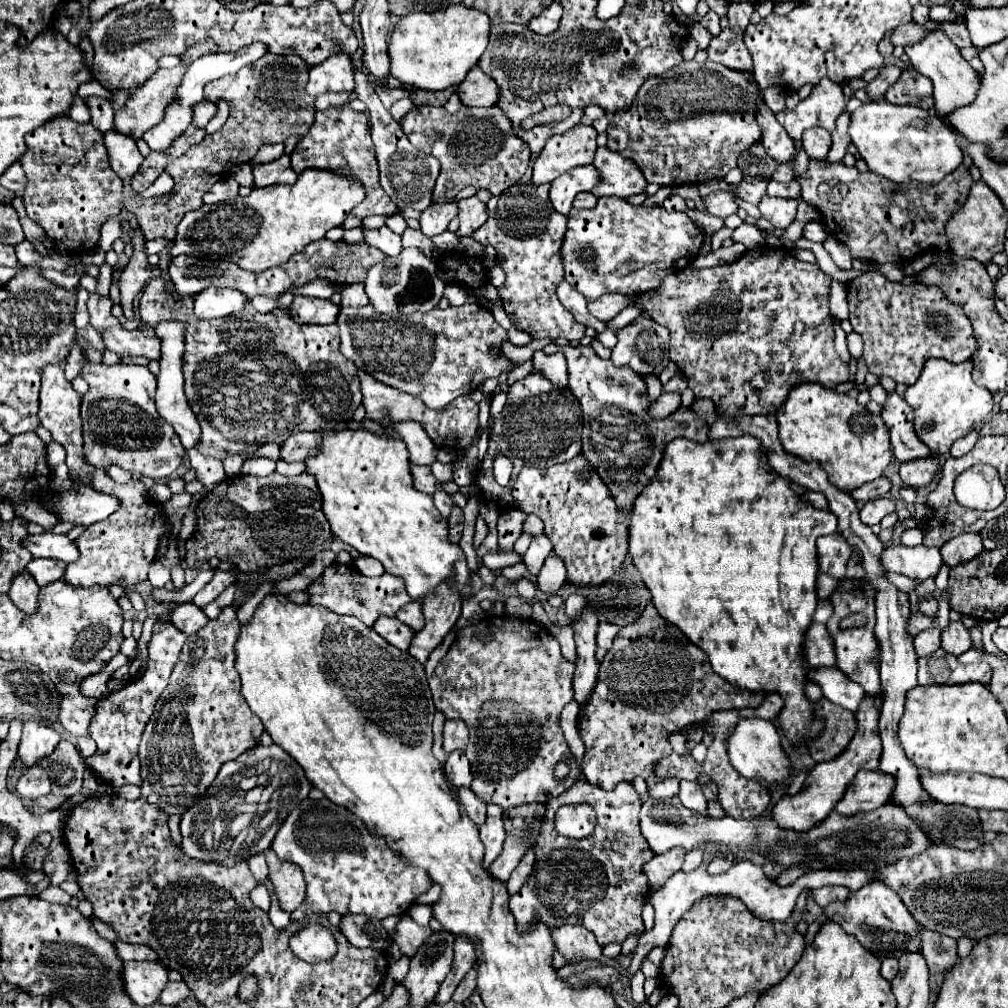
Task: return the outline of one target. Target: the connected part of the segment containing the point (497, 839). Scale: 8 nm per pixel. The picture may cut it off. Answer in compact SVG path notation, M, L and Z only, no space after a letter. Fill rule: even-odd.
M487 805L487 821L483 823L483 827L479 827L481 843L485 845L483 867L489 867L499 857L499 851L503 851L505 831L503 831L501 813L503 809L499 805Z

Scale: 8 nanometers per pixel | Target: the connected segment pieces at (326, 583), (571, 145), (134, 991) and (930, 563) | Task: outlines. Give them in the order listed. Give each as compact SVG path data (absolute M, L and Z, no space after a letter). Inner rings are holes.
M331 565L323 571L321 577L313 581L313 585L307 589L311 595L313 605L323 605L339 615L353 615L359 621L363 621L367 627L371 627L379 617L395 617L395 613L411 603L413 599L407 595L407 589L403 587L403 579L395 575L381 575L381 577L365 577L361 575L353 565Z
M577 125L563 135L555 135L547 141L533 165L531 183L551 183L565 171L593 163L597 149L597 131L589 125Z
M131 961L123 965L123 981L131 999L139 1007L159 1001L161 991L169 983L167 969L159 961Z
M889 545L881 555L881 563L887 571L907 575L909 579L915 579L915 581L935 577L943 565L939 549L925 547L925 545L919 545L919 547Z

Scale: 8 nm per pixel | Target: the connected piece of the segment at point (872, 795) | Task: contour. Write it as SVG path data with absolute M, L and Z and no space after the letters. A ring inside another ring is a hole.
M859 771L833 811L845 817L857 815L859 811L873 811L889 801L893 787L895 779L891 775L881 775L879 771Z

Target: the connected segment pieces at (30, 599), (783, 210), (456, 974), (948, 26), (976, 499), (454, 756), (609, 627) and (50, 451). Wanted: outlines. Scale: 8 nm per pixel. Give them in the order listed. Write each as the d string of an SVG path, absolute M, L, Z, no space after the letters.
M27 571L17 575L11 583L11 591L7 593L9 599L19 607L25 615L33 615L37 611L37 595L39 595L39 585L31 579Z
M763 195L759 203L759 211L775 229L787 229L797 215L797 201Z
M457 937L455 939L455 961L453 961L453 969L451 973L447 975L447 979L443 981L435 1001L437 1003L447 1003L451 1001L451 995L453 991L457 989L459 981L467 975L467 971L475 965L477 961L477 953L475 953L475 945L471 943L471 939L467 937Z
M943 21L941 23L941 29L947 33L947 37L951 37L951 41L957 45L957 47L969 47L971 45L971 39L969 39L969 33L967 33L967 27L963 21L955 21L955 23L947 23Z
M975 465L955 480L955 497L963 507L981 511L981 483L1001 483L995 467Z
M453 751L449 757L447 757L447 763L445 763L445 777L449 783L453 783L455 787L469 787L471 785L471 765L465 757L463 751Z
M601 621L599 623L599 629L597 629L597 647L603 647L603 649L609 649L613 639L617 637L619 633L619 627L613 625L613 623L607 623L607 621Z
M49 443L47 445L47 459L49 459L49 465L51 467L57 467L59 463L63 463L65 461L65 451L63 451L63 447L59 445L59 443Z

